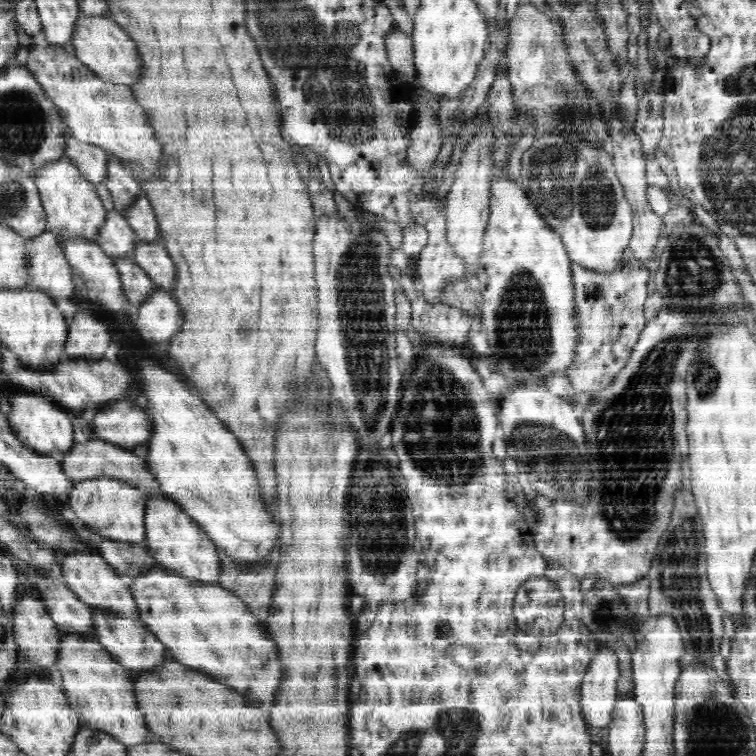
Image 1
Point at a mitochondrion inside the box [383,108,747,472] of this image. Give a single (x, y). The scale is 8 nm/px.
(566, 192)

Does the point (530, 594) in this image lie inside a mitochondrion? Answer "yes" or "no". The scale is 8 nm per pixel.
yes

